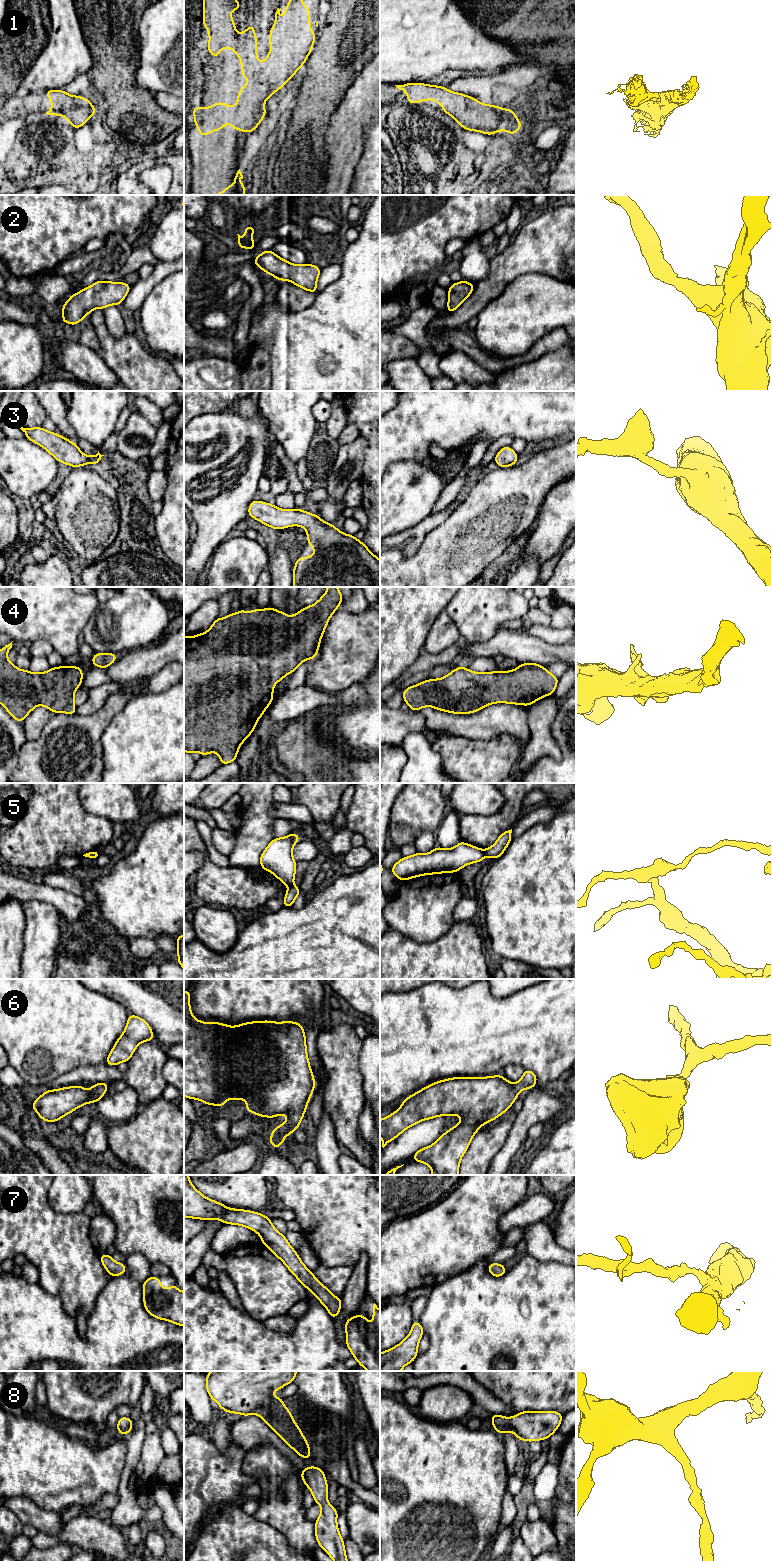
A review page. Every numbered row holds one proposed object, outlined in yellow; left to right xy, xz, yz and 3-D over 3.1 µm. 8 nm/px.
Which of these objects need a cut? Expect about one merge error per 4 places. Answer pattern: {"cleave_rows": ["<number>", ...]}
{"cleave_rows": ["5"]}

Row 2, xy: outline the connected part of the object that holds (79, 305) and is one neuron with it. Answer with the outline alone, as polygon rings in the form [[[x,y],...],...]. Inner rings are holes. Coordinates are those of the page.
[[[98,280],[92,286],[69,296],[69,300],[62,305],[61,321],[77,325],[95,308],[103,310],[109,305],[120,306],[131,287],[123,282]]]

